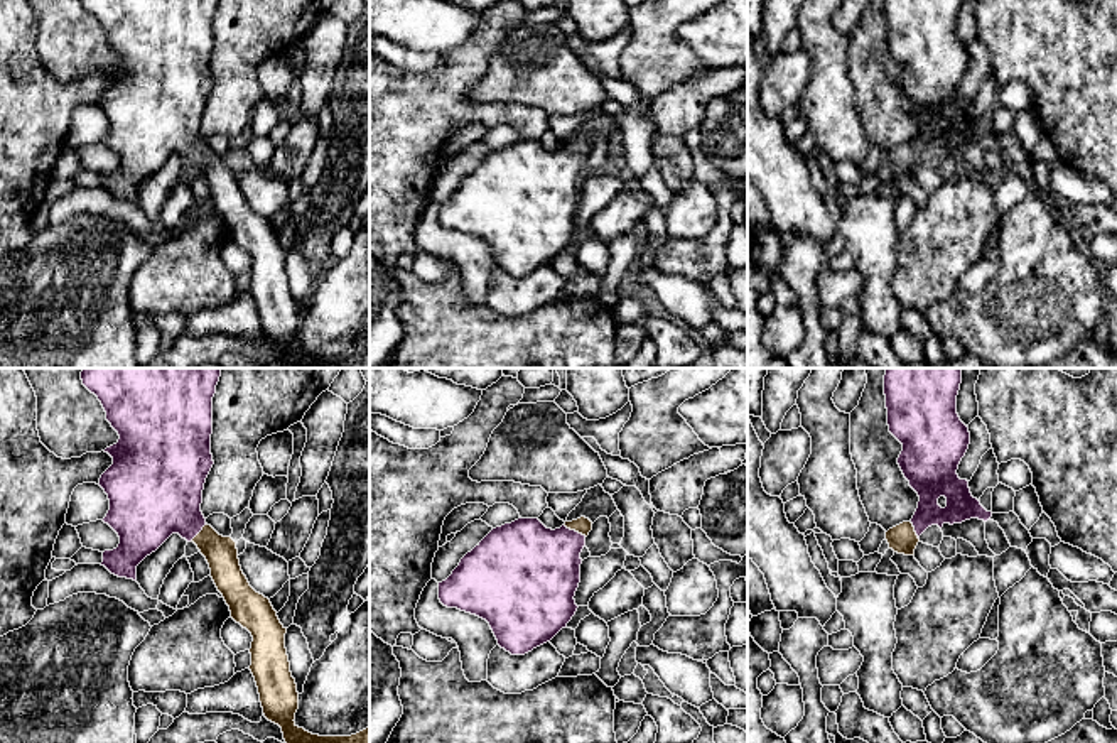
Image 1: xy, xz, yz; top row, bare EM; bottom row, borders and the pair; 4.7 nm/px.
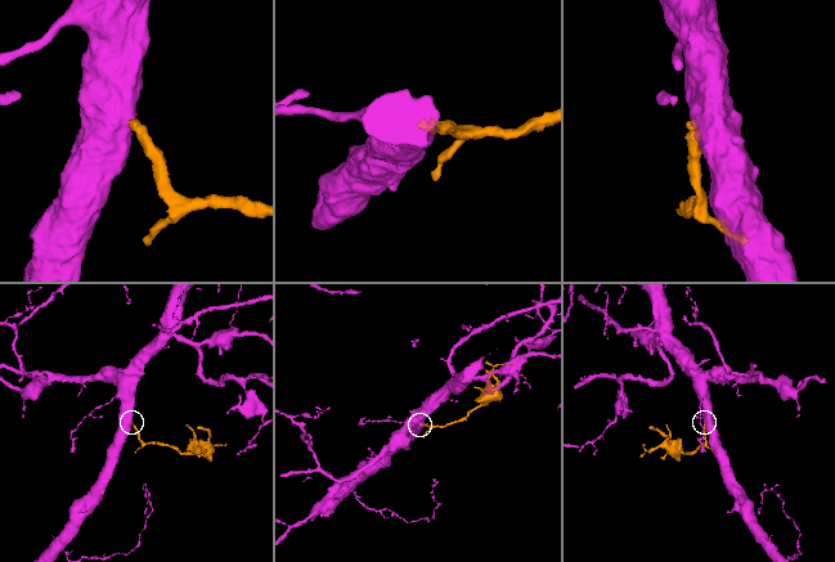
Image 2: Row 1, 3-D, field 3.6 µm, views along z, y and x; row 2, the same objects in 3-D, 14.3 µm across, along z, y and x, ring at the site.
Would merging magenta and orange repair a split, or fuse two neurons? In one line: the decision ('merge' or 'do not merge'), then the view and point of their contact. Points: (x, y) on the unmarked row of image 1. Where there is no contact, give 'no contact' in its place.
merge | xz (574, 152)

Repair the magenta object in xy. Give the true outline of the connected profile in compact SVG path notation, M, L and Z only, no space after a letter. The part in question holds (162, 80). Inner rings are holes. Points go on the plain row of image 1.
M81 0L101 24L106 42L118 54L116 66L105 71L113 86L100 108L110 122L103 140L120 159L113 172L103 174L111 196L137 203L137 187L172 155L194 164L206 179L211 199L229 228L231 240L251 258L251 287L263 336L278 346L289 368L370 368L370 350L351 358L319 358L295 346L299 314L285 270L287 250L268 220L256 214L241 193L236 164L219 157L201 133L206 100L214 86L211 76L213 19L219 0Z

